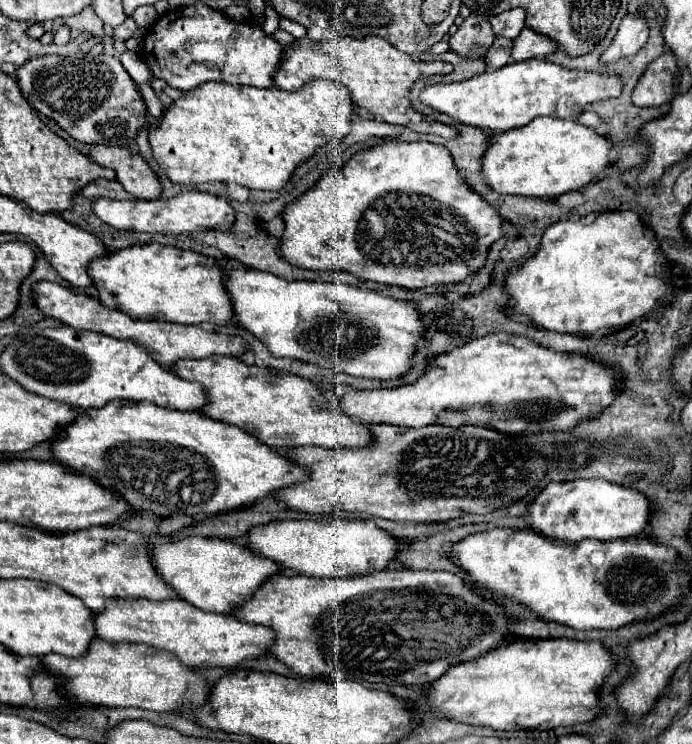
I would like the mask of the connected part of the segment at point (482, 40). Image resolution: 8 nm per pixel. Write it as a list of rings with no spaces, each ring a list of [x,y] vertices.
[[[470,15],[458,27],[458,31],[450,37],[450,51],[464,59],[484,59],[488,49],[492,47],[496,35],[490,27],[488,17]]]

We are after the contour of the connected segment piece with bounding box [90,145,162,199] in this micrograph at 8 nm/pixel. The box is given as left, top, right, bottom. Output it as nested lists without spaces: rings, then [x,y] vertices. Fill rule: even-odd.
[[[92,145],[90,157],[96,163],[114,169],[118,173],[118,181],[126,187],[128,193],[136,195],[138,199],[158,199],[162,195],[162,183],[158,175],[138,153],[126,147]]]

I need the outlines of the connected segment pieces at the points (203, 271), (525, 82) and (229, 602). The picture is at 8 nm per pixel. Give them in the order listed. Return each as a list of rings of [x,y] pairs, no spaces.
[[[136,245],[92,261],[90,277],[98,287],[100,293],[98,299],[106,307],[116,307],[118,311],[132,315],[132,319],[164,319],[168,323],[182,323],[182,325],[198,325],[198,323],[228,325],[234,317],[234,307],[224,287],[224,269],[214,257],[206,257],[196,251],[164,245]]]
[[[528,59],[520,63],[508,63],[502,69],[490,69],[484,75],[466,79],[462,83],[432,85],[420,93],[420,99],[440,113],[446,113],[460,123],[480,127],[494,135],[528,125],[540,115],[556,119],[576,119],[588,105],[620,97],[624,83],[618,75],[600,75],[588,71],[564,69],[548,59]]]
[[[186,537],[182,541],[166,541],[154,545],[154,565],[162,579],[188,603],[212,613],[232,613],[244,605],[260,587],[276,573],[280,563],[250,551],[248,547],[230,539],[206,539]]]

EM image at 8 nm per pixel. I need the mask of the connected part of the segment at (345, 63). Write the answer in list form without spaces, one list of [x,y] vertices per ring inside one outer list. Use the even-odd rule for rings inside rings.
[[[366,37],[366,39],[334,39],[328,43],[304,43],[304,39],[296,41],[294,45],[286,47],[284,59],[280,63],[280,69],[276,71],[274,85],[278,89],[286,91],[298,91],[306,83],[314,79],[330,79],[344,83],[356,105],[368,109],[374,117],[394,123],[394,125],[404,125],[410,121],[408,109],[412,107],[410,101],[410,89],[412,85],[422,79],[422,77],[432,77],[432,75],[448,75],[452,73],[452,65],[444,61],[416,61],[410,55],[404,55],[396,47],[392,47],[384,39],[376,37]]]

